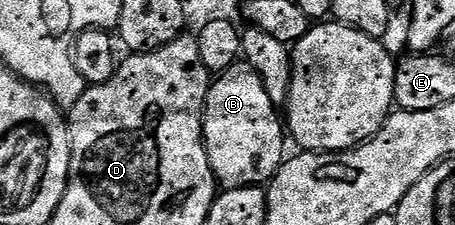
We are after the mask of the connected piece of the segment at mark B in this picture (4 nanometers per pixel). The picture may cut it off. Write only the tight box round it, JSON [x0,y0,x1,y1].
[204,63,286,190]

